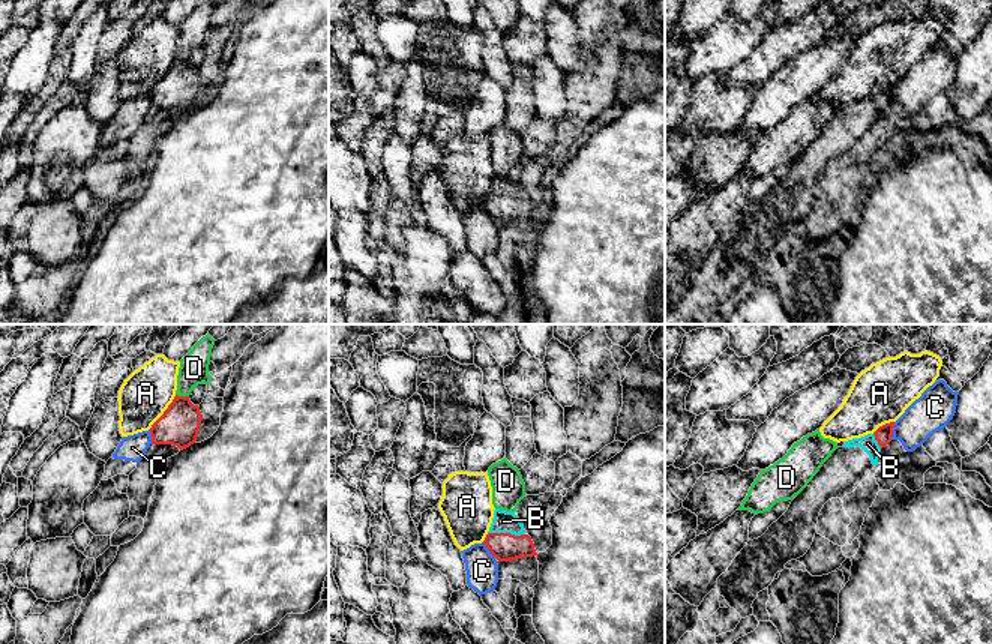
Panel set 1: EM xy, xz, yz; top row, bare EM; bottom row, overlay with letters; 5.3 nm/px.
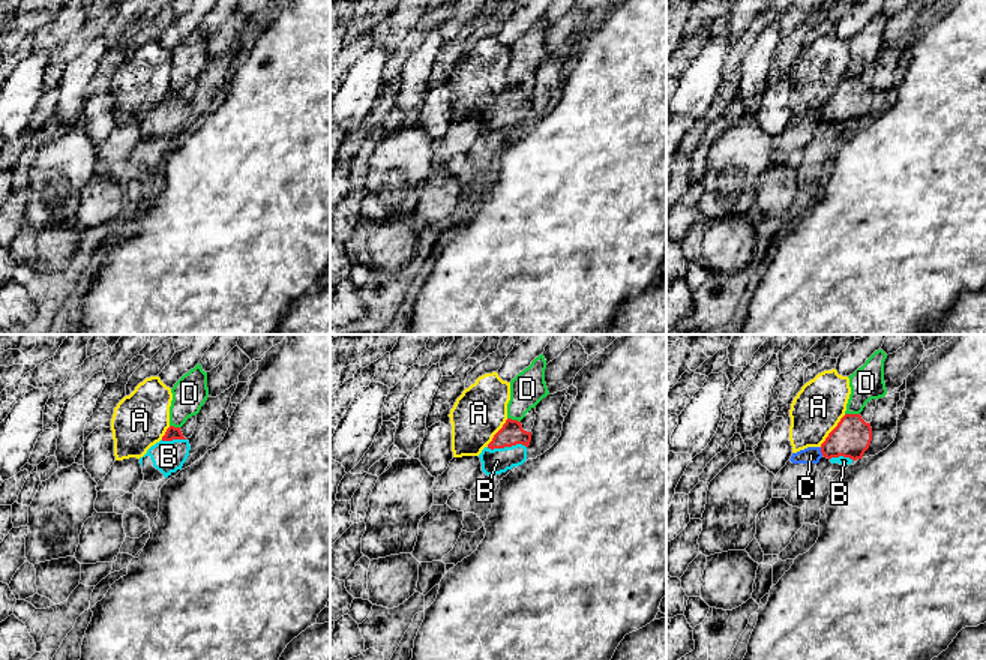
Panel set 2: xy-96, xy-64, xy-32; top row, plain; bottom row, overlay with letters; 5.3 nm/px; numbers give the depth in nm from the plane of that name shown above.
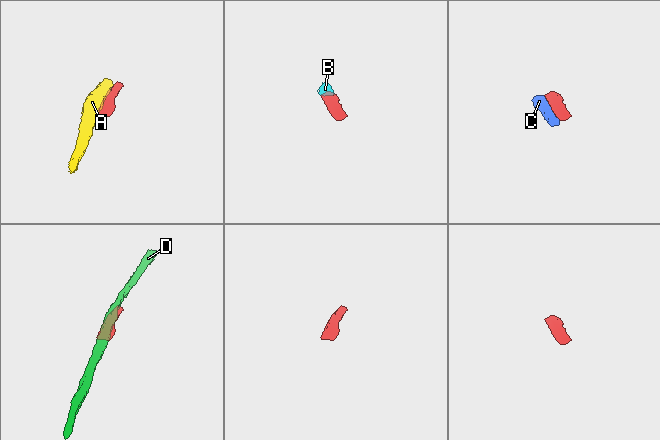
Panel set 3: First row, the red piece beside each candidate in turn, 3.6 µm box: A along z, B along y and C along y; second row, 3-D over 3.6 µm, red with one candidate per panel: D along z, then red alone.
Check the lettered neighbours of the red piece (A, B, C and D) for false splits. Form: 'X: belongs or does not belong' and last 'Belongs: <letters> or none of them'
A: does not belong
B: belongs
C: does not belong
D: does not belong
Belongs: B

